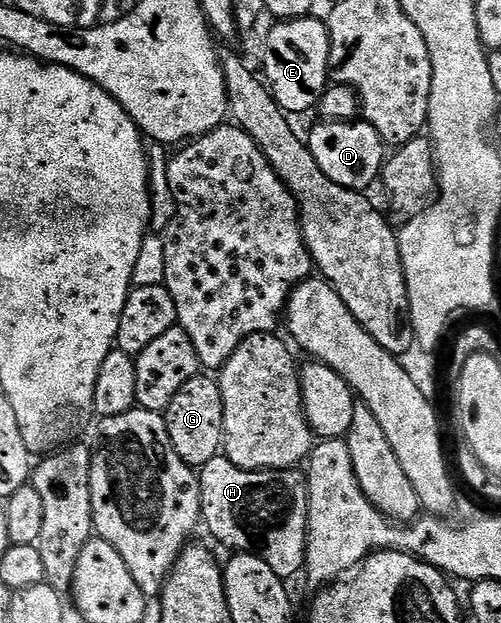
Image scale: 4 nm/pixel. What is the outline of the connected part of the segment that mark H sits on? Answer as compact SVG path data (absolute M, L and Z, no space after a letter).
M221 454L210 458L210 462L206 462L204 467L199 469L198 479L200 481L200 515L202 517L203 527L208 527L208 532L220 544L232 548L237 553L251 552L252 555L262 558L262 562L266 562L266 566L270 566L270 570L274 570L274 574L278 574L281 580L291 581L291 576L301 575L304 572L304 559L306 558L306 546L308 545L308 477L299 467L281 468L279 470L257 470L254 468L239 468L234 466L234 462L230 462L228 457Z

